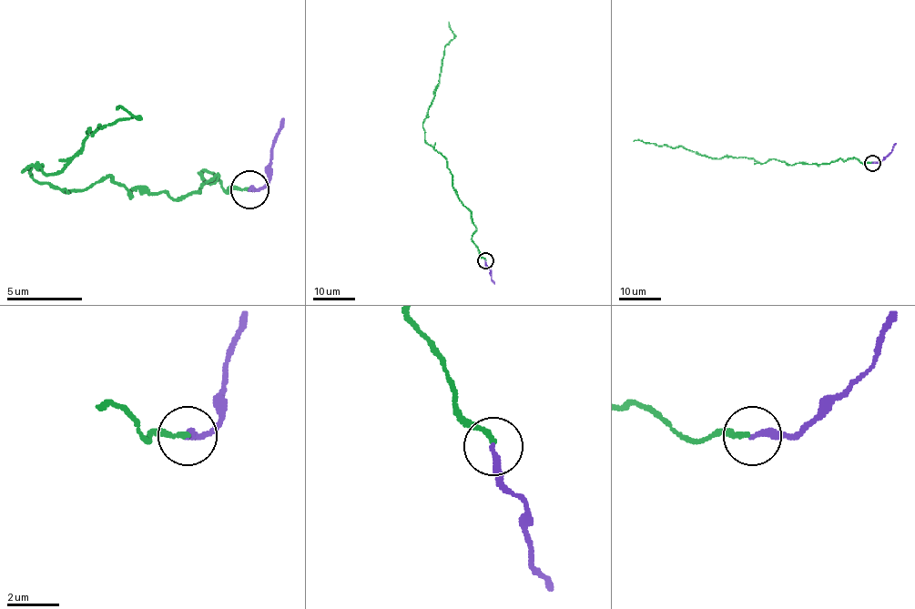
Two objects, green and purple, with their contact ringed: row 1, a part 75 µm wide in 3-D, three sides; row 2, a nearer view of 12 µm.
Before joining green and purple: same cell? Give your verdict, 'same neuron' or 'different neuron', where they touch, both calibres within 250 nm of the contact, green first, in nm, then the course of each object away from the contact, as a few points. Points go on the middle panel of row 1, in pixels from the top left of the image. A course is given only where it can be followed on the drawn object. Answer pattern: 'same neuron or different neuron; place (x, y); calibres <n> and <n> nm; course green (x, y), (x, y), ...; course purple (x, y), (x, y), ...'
different neuron; place (485, 260); calibres 180 and 260 nm; course green (485, 260), (472, 240), (472, 213), (422, 126), (444, 46), (453, 38), (449, 22); course purple (485, 261), (494, 284)

